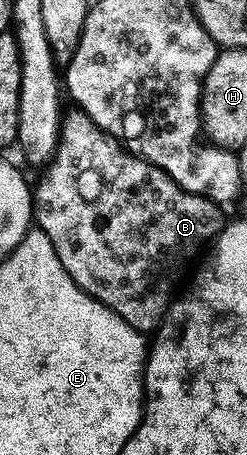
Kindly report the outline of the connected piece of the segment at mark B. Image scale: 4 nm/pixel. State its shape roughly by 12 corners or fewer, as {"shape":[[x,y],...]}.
{"shape":[[84,109],[33,189],[61,267],[140,333],[223,231]]}

